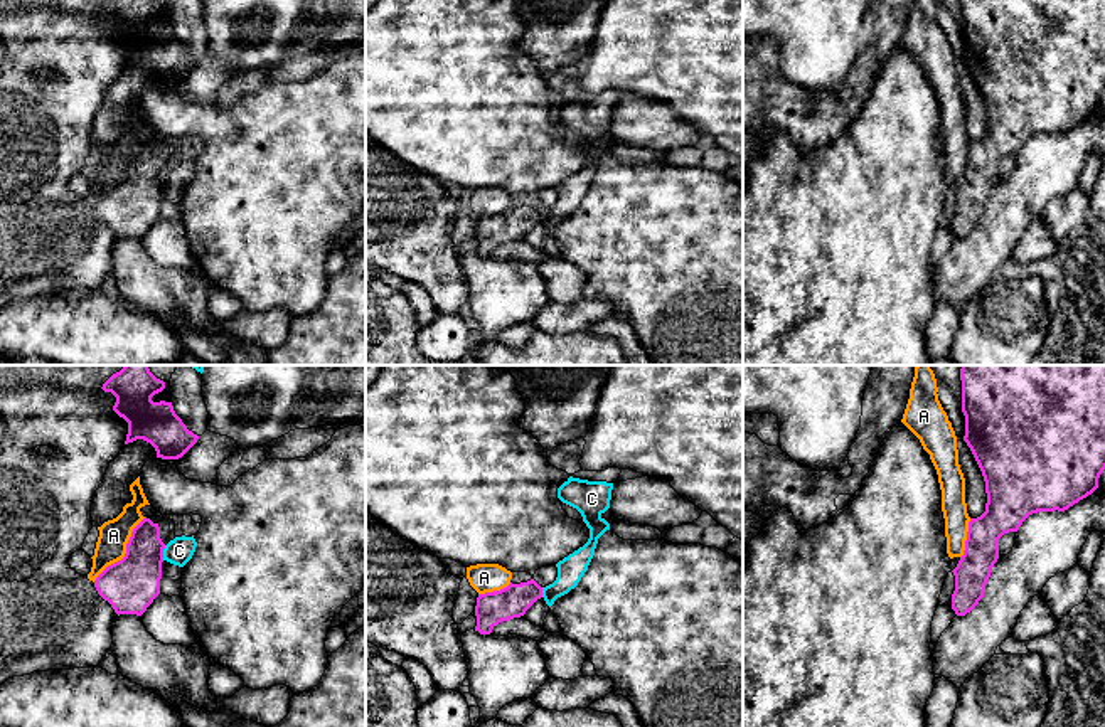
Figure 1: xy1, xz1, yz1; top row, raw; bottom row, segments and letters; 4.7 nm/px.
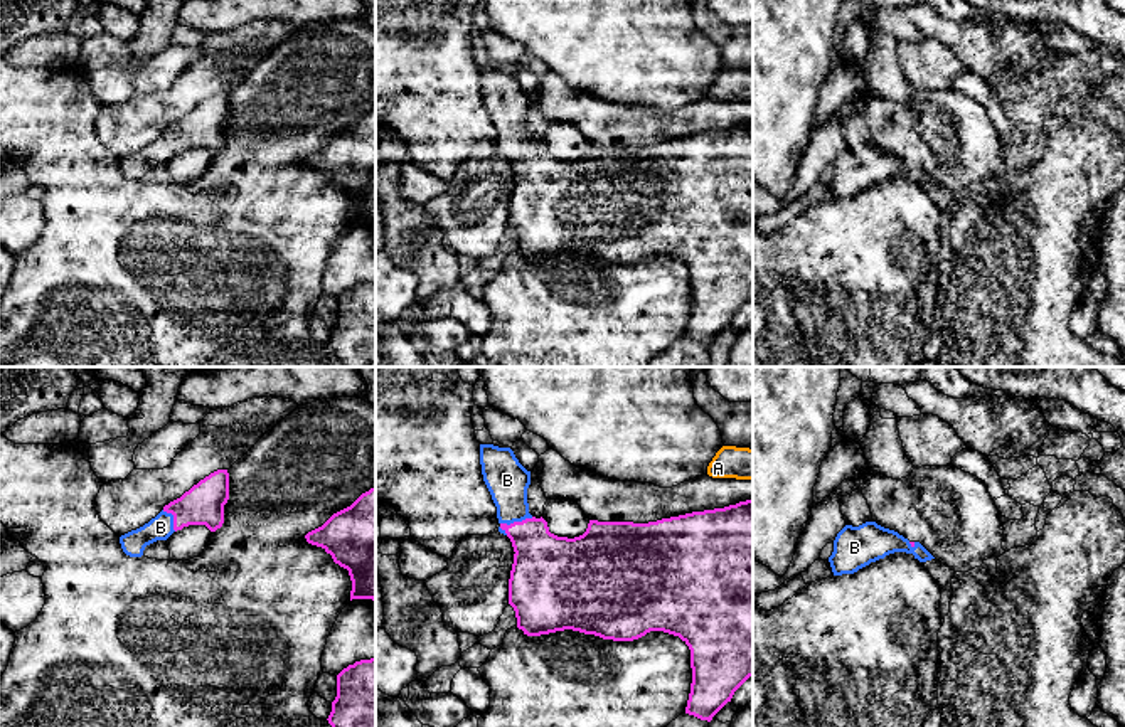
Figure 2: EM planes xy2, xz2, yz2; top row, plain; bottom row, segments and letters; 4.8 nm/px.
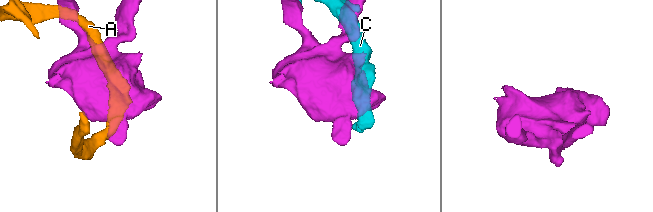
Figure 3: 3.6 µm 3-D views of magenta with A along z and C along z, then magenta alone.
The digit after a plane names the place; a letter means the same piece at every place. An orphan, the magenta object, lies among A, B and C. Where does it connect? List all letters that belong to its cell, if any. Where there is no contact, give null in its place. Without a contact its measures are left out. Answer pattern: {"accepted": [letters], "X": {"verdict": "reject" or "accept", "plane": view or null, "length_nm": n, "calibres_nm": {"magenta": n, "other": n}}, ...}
{"accepted": ["B"], "A": {"verdict": "reject", "plane": "xy1", "length_nm": 400, "calibres_nm": {"magenta": 260, "other": 140}}, "B": {"verdict": "accept", "plane": "xz2", "length_nm": 160, "calibres_nm": {"magenta": 300, "other": 200}}, "C": {"verdict": "reject", "plane": "xy1", "length_nm": 70, "calibres_nm": {"magenta": 260, "other": 130}}}

